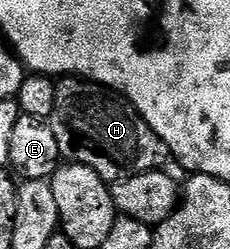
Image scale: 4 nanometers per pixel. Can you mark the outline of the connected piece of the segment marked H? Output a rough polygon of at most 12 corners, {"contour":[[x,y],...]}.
{"contour":[[87,78],[56,83],[50,125],[132,173],[169,160],[122,95]]}

